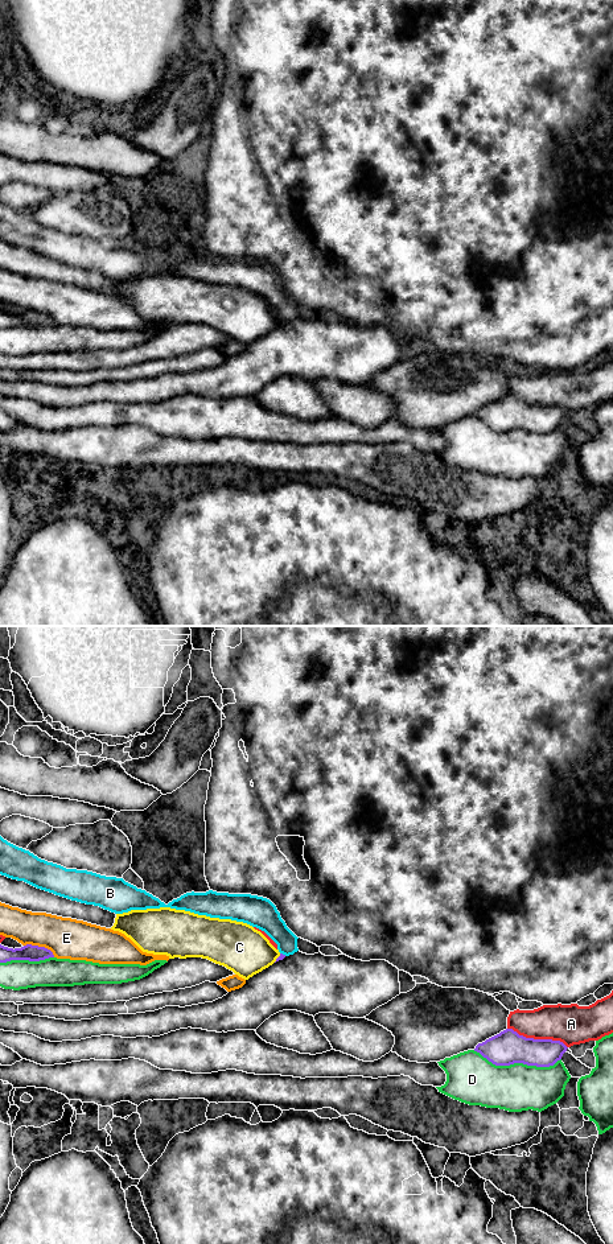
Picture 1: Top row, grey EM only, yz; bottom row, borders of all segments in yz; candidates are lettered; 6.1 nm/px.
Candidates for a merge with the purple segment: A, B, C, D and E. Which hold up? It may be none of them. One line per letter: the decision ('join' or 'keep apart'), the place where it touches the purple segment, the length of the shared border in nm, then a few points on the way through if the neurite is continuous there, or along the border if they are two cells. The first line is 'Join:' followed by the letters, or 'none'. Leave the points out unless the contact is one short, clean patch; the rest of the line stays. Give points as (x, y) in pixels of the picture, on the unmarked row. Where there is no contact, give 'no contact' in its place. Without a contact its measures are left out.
Join: none
A: keep apart | yz (538, 406) | 380 nm
B: keep apart | yz (282, 320) | 40 nm | along yz (280, 318), (286, 321)
C: keep apart | yz (278, 324) | 70 nm
D: keep apart | yz (517, 428) | 550 nm
E: keep apart | yz (40, 313) | 200 nm

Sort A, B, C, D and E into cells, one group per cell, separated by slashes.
A / B / C / D / E

